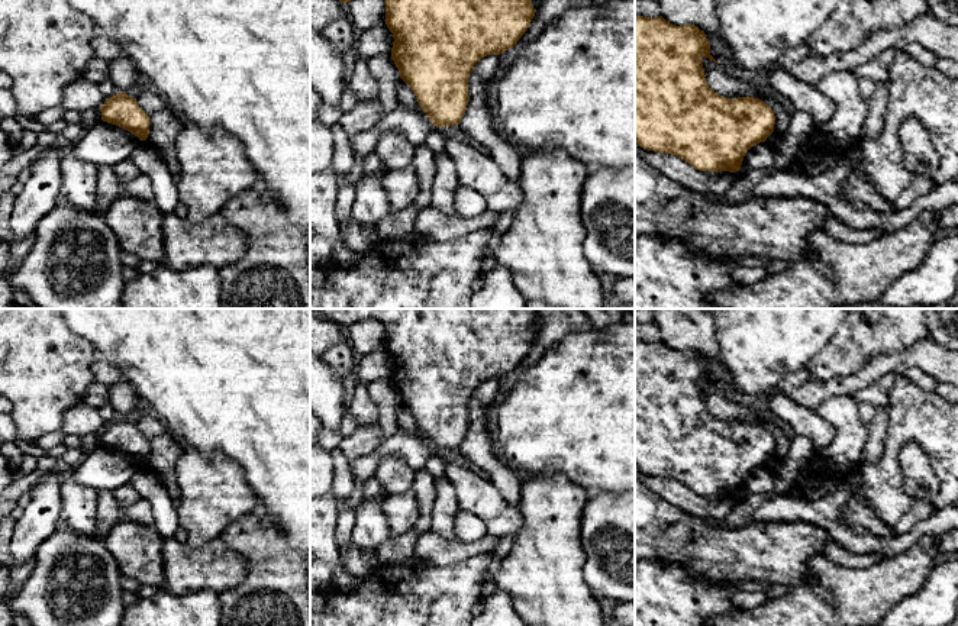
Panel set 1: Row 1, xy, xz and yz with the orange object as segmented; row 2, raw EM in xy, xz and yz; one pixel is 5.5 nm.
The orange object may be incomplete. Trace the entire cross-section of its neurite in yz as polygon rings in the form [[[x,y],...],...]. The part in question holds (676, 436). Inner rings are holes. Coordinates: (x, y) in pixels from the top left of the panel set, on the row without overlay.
[[[635,341],[635,465],[643,474],[677,480],[699,496],[736,497],[746,475],[774,456],[775,441],[759,423],[730,425],[715,417],[706,406],[703,381],[717,387],[697,351]]]

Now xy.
[[[116,417],[106,423],[100,432],[101,445],[123,452],[139,465],[146,465],[149,459],[149,441],[138,430],[136,423],[126,417]]]

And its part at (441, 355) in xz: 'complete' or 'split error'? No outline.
complete

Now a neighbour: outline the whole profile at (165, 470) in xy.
[[[151,412],[136,422],[138,430],[149,441],[149,459],[146,467],[152,468],[165,485],[172,500],[180,500],[180,487],[175,475],[175,462],[184,451],[165,426]]]

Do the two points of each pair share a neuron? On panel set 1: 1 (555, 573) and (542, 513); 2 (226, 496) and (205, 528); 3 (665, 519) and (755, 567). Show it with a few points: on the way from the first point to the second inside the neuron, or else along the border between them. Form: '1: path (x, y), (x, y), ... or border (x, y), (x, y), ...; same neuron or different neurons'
1: path (548, 558), (548, 528); same neuron
2: path (219, 503), (205, 520); same neuron
3: path (687, 535), (693, 535), (712, 552), (734, 555); same neuron

